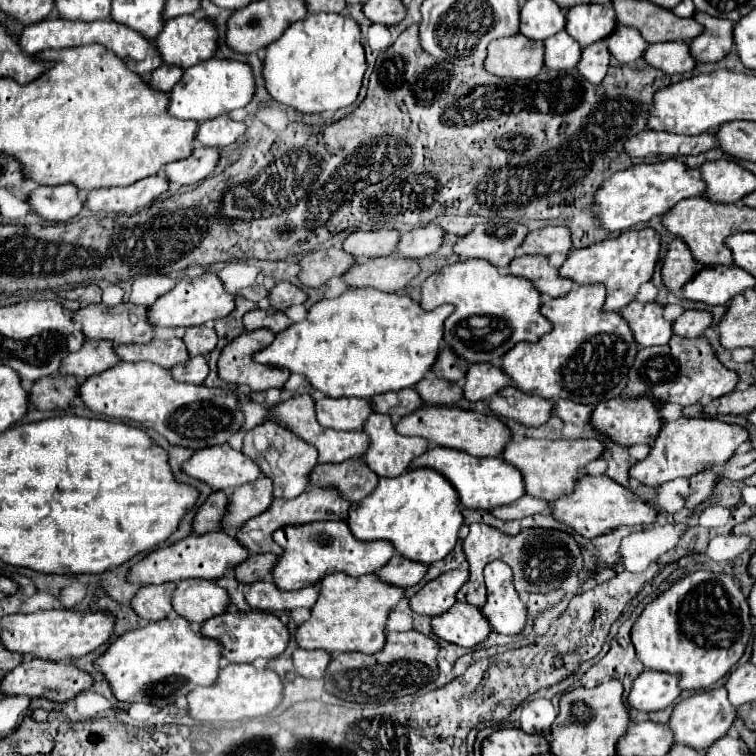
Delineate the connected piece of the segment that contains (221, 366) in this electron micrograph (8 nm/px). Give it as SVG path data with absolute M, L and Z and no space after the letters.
M257 329L257 331L245 331L241 333L237 339L233 339L231 343L227 343L221 351L221 357L217 361L217 373L219 373L219 379L225 381L225 383L233 383L233 385L247 385L251 391L267 391L271 387L283 387L287 377L289 377L289 371L285 369L277 369L277 367L265 367L265 365L257 365L251 355L255 351L261 351L265 349L271 341L275 339L275 333L271 333L269 329Z

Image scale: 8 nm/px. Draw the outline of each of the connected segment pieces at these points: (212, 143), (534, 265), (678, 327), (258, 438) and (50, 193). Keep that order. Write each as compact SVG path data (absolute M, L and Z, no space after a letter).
M221 115L221 117L205 121L199 127L195 139L205 147L223 149L223 147L235 143L243 133L245 133L243 121L233 121L229 115Z
M521 255L515 257L509 265L509 273L517 277L525 277L533 283L535 289L539 289L541 295L549 297L561 297L573 289L573 281L559 277L557 269L547 263L547 257L543 255Z
M685 311L675 323L673 323L673 333L681 337L699 337L707 327L711 325L711 313L707 311Z
M265 421L263 425L257 425L247 431L241 451L259 465L265 477L273 481L273 497L283 499L293 499L301 495L309 485L311 469L317 465L317 449L313 449L313 445L307 445L297 435L273 421Z
M71 183L55 185L55 187L37 187L29 195L29 205L35 213L49 221L69 221L83 207L85 201L79 197L79 189Z

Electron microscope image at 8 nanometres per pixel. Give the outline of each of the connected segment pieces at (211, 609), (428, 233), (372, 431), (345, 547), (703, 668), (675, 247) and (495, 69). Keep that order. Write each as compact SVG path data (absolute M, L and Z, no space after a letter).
M181 581L175 585L171 605L179 617L199 627L209 617L225 613L229 595L213 581Z
M425 225L401 235L395 255L407 259L421 259L435 253L443 243L443 229L437 225Z
M371 413L363 425L369 437L367 451L359 457L379 477L399 477L407 471L409 463L427 451L429 441L421 437L399 435L389 415Z
M313 521L305 525L285 525L273 533L273 541L283 549L271 571L273 583L281 591L293 591L295 585L301 583L317 585L325 575L337 571L347 573L349 577L377 573L393 557L393 545L389 545L387 541L373 541L365 545L365 541L357 541L349 533L345 521Z
M695 571L657 595L631 631L637 657L647 669L681 675L681 689L707 689L741 659L753 637L747 595L733 575Z
M673 239L669 243L669 249L663 257L663 267L661 267L661 277L665 287L671 293L679 293L683 289L683 285L699 271L701 267L697 265L697 261L691 257L691 251L687 249L687 245L681 239Z
M517 33L513 37L497 39L489 43L487 49L487 61L485 69L497 77L505 79L533 79L543 69L543 55L545 55L545 43L543 41L529 41L525 35Z

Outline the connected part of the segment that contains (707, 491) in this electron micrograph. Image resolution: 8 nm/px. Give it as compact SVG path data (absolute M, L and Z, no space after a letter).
M701 471L693 477L689 477L689 495L685 499L685 507L693 509L699 503L703 503L711 495L717 481L719 481L717 473L709 473L709 471Z

